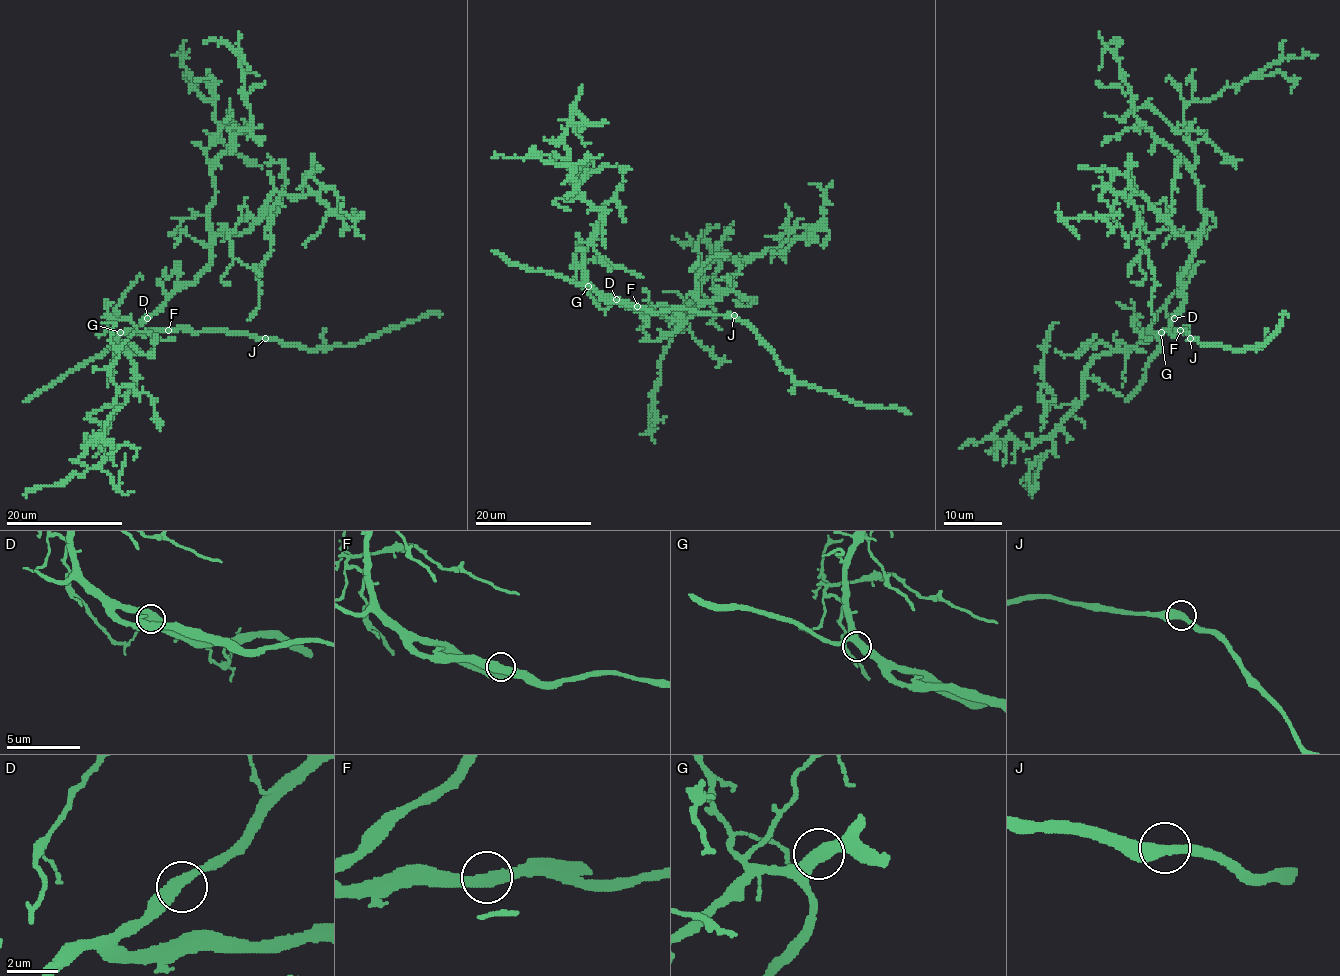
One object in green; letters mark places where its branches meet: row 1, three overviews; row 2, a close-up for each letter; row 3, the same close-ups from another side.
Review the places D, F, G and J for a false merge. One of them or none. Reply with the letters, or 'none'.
F

